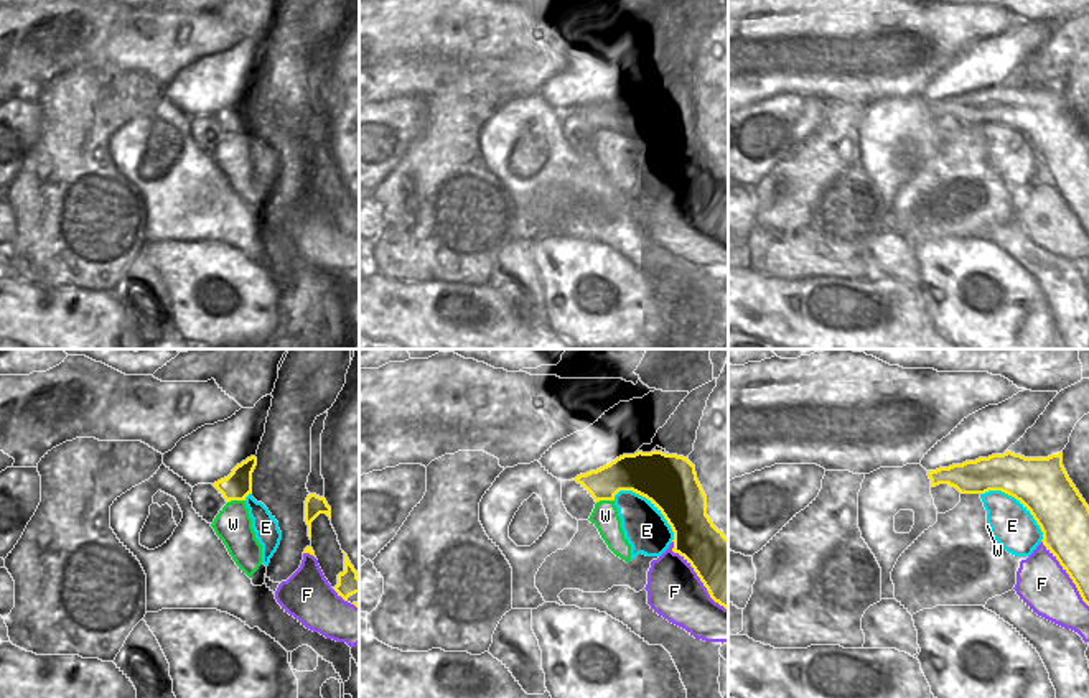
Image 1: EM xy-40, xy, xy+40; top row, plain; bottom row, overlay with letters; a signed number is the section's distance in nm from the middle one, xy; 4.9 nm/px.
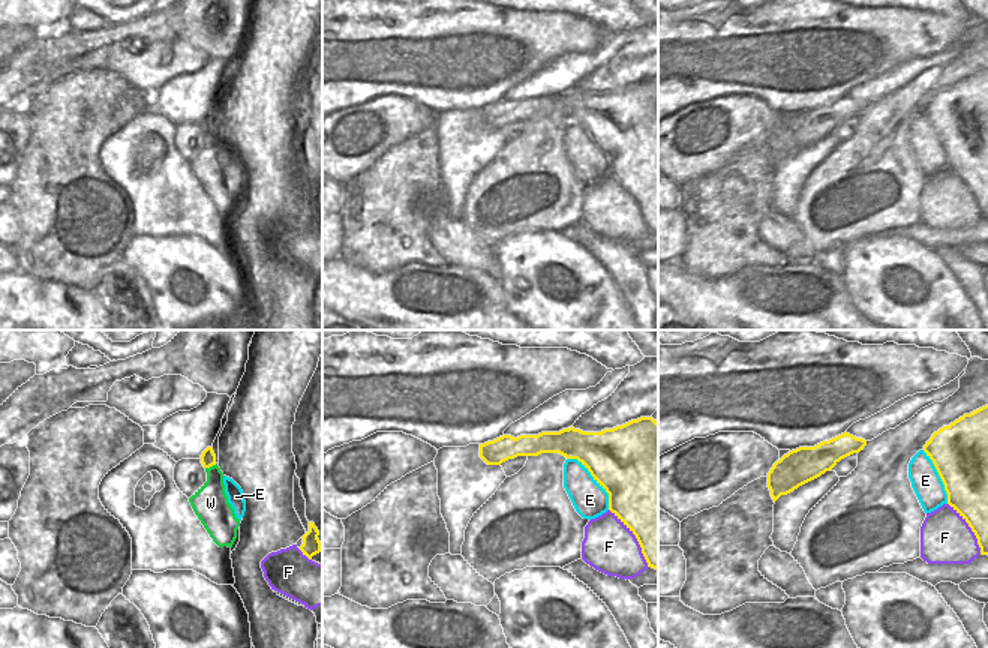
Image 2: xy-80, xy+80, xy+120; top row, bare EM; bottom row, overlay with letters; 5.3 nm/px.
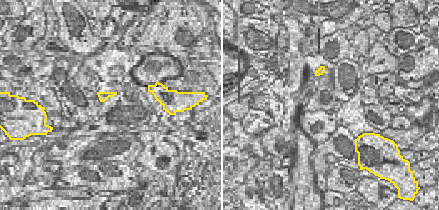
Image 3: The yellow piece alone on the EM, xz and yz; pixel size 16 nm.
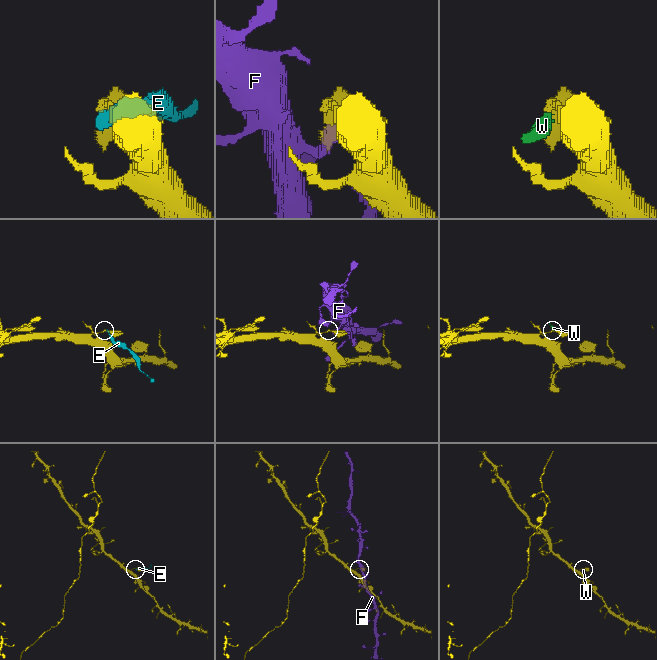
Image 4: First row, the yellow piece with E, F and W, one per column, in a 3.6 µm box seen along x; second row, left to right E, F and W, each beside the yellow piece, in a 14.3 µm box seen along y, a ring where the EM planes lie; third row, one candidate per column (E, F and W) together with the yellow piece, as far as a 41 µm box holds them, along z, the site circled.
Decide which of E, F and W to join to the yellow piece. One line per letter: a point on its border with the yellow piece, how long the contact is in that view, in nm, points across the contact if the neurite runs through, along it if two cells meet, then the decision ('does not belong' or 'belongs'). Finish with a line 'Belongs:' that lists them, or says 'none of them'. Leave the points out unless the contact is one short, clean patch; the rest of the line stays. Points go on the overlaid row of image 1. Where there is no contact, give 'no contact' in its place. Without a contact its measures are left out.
E: meets yellow in xy at (651, 502); contact 360 nm long; does not belong
F: meets yellow in xy at (697, 575); contact 440 nm long; does not belong
W: meets yellow in xy-40 at (236, 499); contact 90 nm long; does not belong
Belongs: none of them

